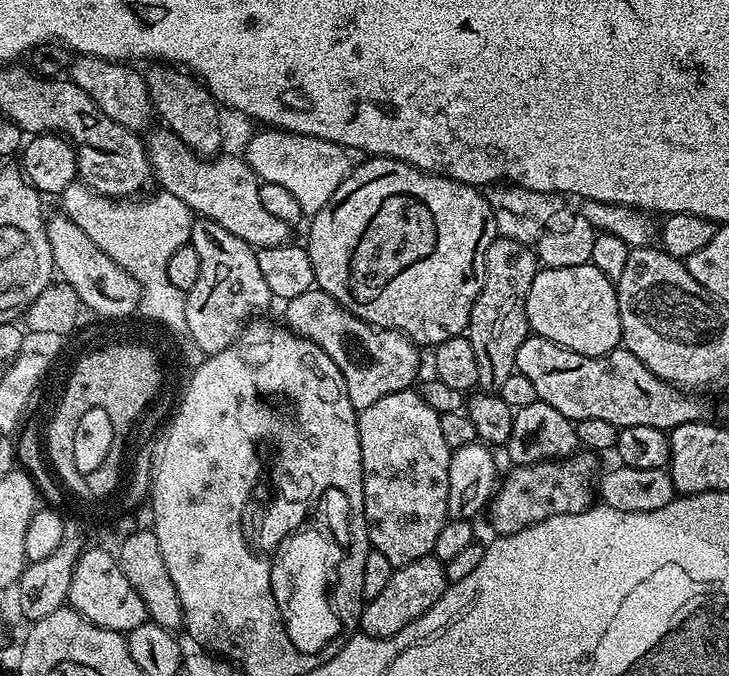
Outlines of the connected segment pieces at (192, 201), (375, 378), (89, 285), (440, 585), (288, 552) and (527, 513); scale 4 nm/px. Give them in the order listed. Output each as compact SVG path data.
M163 126L153 127L147 133L146 147L155 183L160 183L163 191L174 194L174 198L182 198L197 217L218 222L222 230L230 230L234 238L242 238L242 242L254 249L289 243L290 226L262 206L261 181L243 155L198 156L184 145L182 138Z
M315 286L306 294L298 294L298 298L287 301L283 308L283 323L287 327L297 336L304 336L310 342L322 346L322 350L330 354L344 376L348 397L357 410L374 406L378 398L412 388L417 383L421 349L401 332L367 324L362 318L350 314L350 310L346 310L334 298L330 298L330 294Z
M63 214L57 216L49 215L46 223L48 225L48 237L50 238L50 249L53 254L53 266L55 275L61 281L74 286L74 294L78 294L81 305L92 312L97 312L97 317L107 320L123 320L131 317L132 311L139 309L142 304L142 293L140 283L128 273L118 262L110 258L82 230L72 219Z
M423 556L418 562L410 562L401 568L393 568L390 574L390 582L378 593L378 598L367 601L364 612L361 614L359 631L365 636L377 636L378 638L390 638L398 634L414 618L422 618L438 598L447 590L449 582L448 575L444 573L445 561L439 560L437 556Z
M307 528L287 535L277 546L271 564L271 592L276 594L276 605L279 607L284 629L294 642L295 648L302 650L303 653L321 653L323 647L342 630L330 592L340 586L340 578L335 574L335 565L340 562L344 550L335 539L328 537L323 529L320 531Z
M580 450L562 460L515 465L511 469L513 472L505 480L503 477L499 481L486 512L486 516L492 519L493 533L506 536L526 530L527 527L534 526L552 515L587 511L594 504L596 460L597 457L593 453Z

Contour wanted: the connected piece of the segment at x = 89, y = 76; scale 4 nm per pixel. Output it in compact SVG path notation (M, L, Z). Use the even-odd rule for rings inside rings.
M77 55L70 67L70 79L106 114L106 118L114 118L118 126L126 126L137 134L151 129L154 124L154 109L148 93L148 82L143 71L135 72L135 67L124 62L98 58L97 56Z

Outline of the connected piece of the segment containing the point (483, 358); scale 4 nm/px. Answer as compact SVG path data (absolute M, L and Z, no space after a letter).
M497 235L488 245L484 259L484 285L470 310L466 329L470 346L474 346L474 359L478 361L479 391L499 393L506 378L510 378L510 374L516 371L518 346L522 346L522 342L530 335L526 298L530 294L530 282L534 282L537 271L537 255L529 245L520 241L512 241L502 235Z

